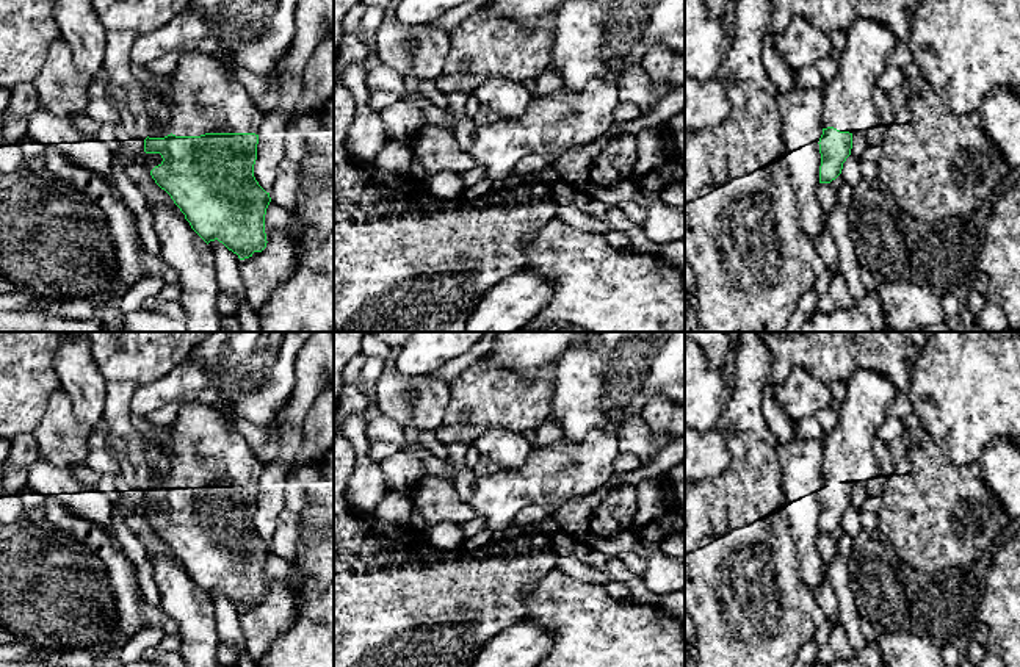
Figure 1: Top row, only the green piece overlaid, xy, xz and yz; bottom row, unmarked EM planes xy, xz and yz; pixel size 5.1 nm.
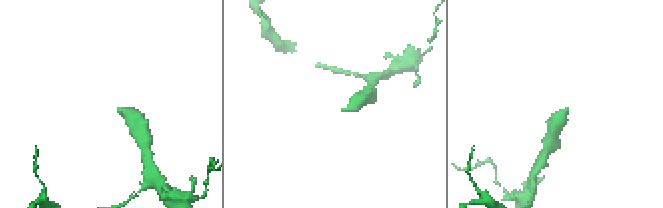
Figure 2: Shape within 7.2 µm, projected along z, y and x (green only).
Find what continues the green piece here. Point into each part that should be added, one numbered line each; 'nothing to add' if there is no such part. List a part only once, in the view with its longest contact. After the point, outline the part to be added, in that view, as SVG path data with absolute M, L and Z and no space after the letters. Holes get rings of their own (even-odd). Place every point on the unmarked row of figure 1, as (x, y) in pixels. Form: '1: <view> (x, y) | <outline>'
1: xy (206, 450) | M188 402L169 432L172 442L161 448L171 462L172 485L259 485L265 465L244 437L222 420L218 409Z

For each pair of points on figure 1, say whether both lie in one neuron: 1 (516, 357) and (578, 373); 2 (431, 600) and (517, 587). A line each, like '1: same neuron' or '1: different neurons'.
1: different neurons
2: same neuron

